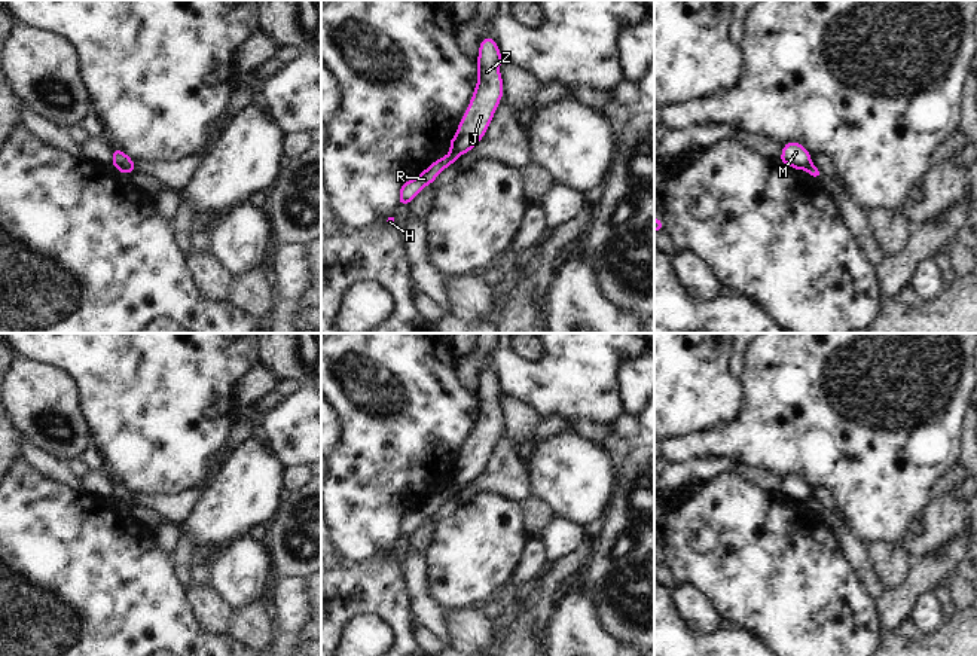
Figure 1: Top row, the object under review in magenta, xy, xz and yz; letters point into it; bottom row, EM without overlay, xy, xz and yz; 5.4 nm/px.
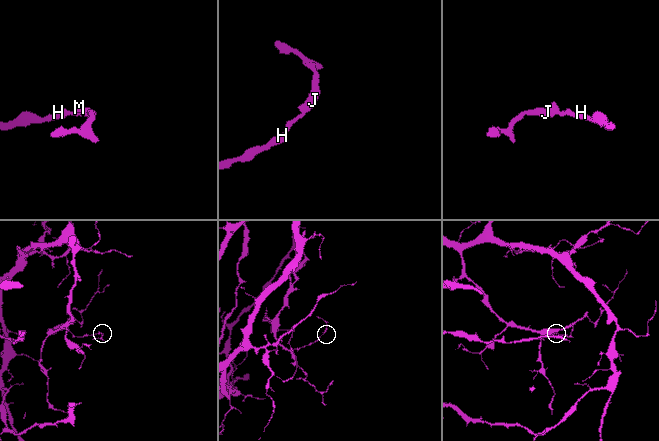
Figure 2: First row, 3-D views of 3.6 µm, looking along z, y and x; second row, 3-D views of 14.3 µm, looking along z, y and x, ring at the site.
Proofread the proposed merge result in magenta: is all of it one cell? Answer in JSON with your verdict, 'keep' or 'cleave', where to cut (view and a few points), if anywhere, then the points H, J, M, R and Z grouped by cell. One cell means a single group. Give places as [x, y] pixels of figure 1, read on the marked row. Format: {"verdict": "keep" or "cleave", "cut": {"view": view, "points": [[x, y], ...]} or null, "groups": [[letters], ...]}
{"verdict": "cleave", "cut": {"view": "xz", "points": [[451, 150], [458, 155]]}, "groups": [["H", "R"], ["J", "M", "Z"]]}

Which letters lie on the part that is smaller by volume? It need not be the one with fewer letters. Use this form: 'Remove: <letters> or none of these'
Remove: J, M, Z

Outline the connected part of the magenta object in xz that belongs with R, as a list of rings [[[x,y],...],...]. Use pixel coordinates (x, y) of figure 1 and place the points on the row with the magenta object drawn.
[[[449,152],[446,156],[436,159],[428,168],[425,168],[418,177],[407,180],[402,184],[399,193],[399,205],[406,204],[409,207],[410,201],[428,184],[436,181],[437,176],[446,170],[451,164],[457,162],[460,155],[457,152]]]

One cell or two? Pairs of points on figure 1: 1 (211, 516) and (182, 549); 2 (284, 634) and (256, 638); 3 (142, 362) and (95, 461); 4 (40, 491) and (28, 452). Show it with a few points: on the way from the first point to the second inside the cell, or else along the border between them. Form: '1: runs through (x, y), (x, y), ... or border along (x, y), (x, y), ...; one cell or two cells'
1: border along (182, 524), (192, 543), (194, 560); two cells
2: border along (265, 601), (272, 616), (272, 640); two cells
3: border along (89, 445), (100, 455), (103, 470); two cells
4: border along (20, 457), (43, 476), (64, 484); two cells

